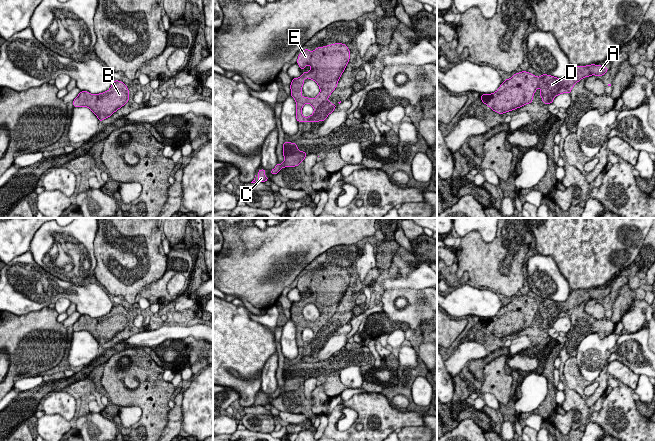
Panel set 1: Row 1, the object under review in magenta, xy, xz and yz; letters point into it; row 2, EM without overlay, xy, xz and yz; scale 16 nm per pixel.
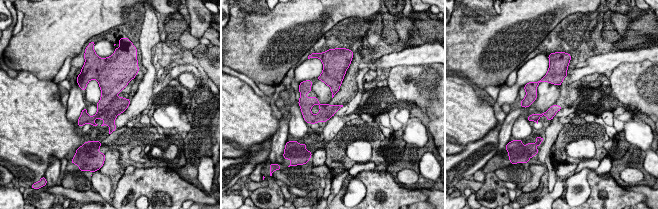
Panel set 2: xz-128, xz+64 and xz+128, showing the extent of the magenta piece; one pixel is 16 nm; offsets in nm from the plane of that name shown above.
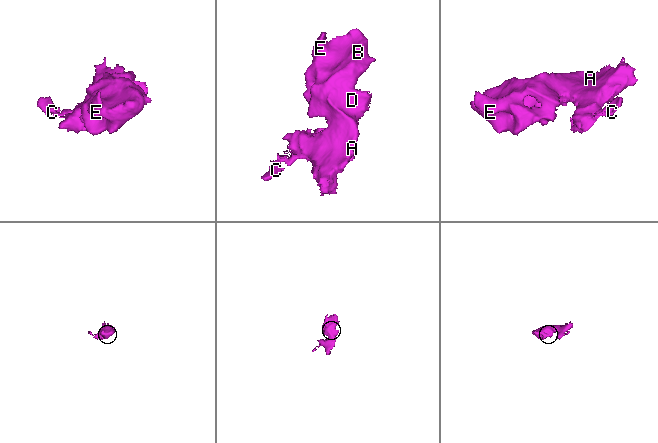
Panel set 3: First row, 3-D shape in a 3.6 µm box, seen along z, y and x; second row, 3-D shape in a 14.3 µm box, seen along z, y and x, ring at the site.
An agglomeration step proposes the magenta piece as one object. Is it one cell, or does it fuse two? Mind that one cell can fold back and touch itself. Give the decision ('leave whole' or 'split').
leave whole

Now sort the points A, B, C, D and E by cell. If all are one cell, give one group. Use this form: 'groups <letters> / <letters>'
groups A B C D E

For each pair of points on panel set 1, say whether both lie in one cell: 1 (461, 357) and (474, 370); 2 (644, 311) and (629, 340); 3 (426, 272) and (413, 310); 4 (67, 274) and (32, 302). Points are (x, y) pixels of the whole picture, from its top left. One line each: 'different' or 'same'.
1: different
2: different
3: different
4: different

